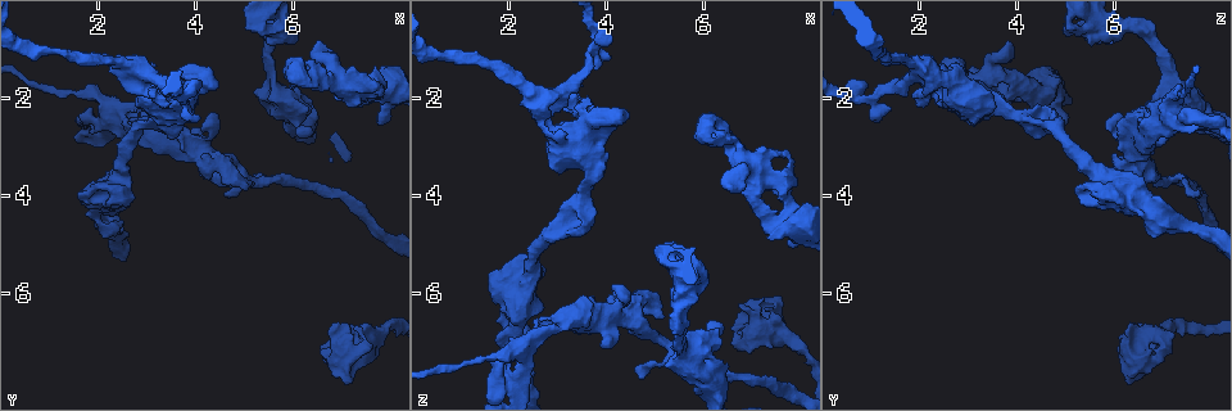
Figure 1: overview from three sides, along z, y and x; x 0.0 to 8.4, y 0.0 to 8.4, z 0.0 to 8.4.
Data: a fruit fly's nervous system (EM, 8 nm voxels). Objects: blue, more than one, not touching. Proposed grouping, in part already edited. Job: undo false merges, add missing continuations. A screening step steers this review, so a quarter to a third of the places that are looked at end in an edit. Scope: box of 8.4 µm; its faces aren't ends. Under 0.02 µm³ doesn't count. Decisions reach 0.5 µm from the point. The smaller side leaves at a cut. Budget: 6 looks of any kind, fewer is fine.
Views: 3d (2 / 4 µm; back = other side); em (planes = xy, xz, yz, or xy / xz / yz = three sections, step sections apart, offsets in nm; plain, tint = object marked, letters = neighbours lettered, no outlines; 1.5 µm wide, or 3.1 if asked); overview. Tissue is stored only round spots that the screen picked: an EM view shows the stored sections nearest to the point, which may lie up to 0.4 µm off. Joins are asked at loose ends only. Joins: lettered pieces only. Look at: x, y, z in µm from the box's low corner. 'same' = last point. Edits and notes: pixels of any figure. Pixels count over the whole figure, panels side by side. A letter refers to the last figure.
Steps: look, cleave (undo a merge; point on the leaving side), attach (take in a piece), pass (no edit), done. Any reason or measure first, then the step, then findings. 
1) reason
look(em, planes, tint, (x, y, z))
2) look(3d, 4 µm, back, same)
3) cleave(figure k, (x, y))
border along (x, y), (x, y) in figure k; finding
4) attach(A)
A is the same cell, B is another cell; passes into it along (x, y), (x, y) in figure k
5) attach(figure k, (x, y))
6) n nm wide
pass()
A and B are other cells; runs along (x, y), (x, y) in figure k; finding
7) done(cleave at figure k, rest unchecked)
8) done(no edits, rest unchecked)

an open end
look(3d, 2 µm, (6.60, 0.85, 3.80))

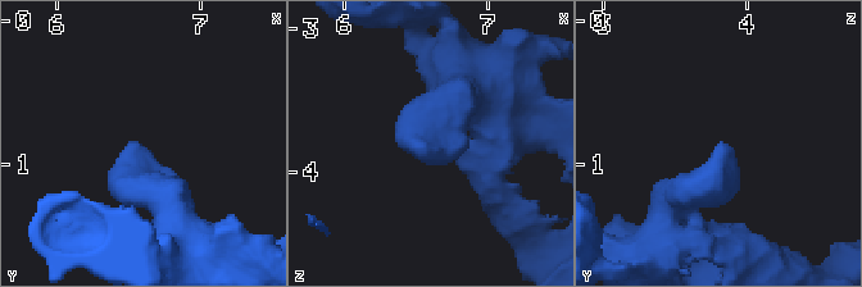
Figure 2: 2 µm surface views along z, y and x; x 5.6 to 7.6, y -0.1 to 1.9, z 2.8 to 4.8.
look(em, yz, step 8, tint, (6.56, 0.84, 3.82))

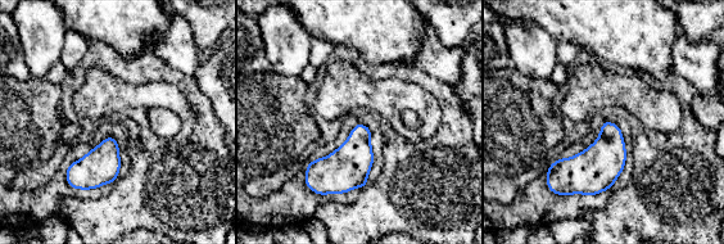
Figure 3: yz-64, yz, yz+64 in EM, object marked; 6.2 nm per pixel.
cut it another way
look(em, xy, step 4, letters, same)

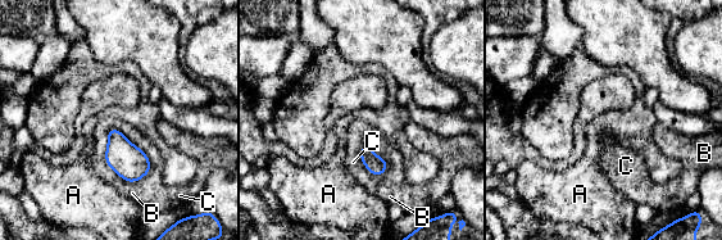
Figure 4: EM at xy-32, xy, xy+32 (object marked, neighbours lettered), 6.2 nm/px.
pass()
A, B and C are other cells; border along (108, 130), (105, 162), (140, 180) in figure 4; no lettered piece goes on from it

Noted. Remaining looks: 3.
arms part here
look(em, planes, letters, (3.70, 2.05, 0.85))

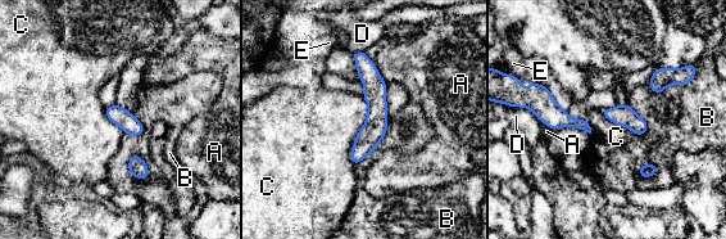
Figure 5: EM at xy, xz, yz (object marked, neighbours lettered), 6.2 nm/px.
C touches over 440 nm
pass()
A, B, C, D and E are other cells; border along (363, 97), (367, 117), (353, 165) in figure 5; all the same cell

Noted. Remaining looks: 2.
done(no edits, rest unchecked)

